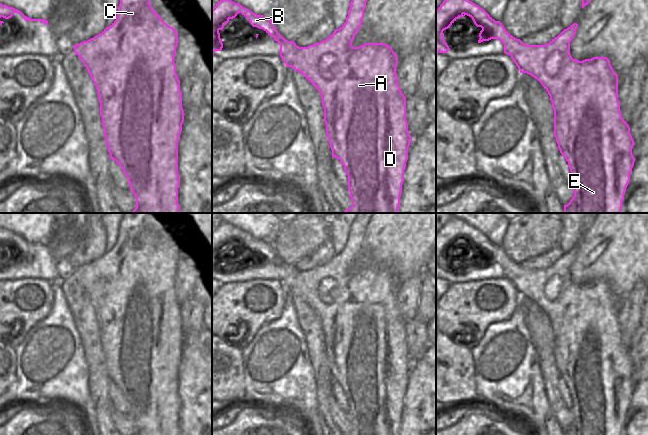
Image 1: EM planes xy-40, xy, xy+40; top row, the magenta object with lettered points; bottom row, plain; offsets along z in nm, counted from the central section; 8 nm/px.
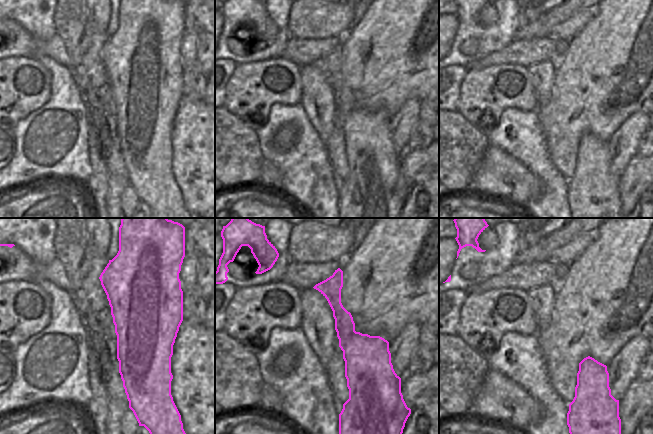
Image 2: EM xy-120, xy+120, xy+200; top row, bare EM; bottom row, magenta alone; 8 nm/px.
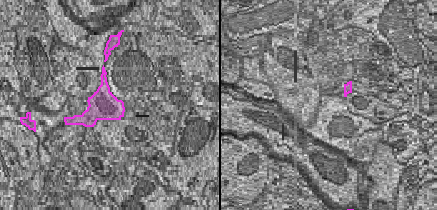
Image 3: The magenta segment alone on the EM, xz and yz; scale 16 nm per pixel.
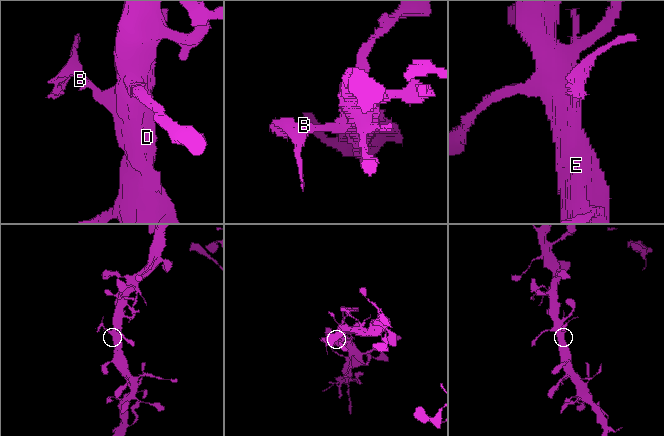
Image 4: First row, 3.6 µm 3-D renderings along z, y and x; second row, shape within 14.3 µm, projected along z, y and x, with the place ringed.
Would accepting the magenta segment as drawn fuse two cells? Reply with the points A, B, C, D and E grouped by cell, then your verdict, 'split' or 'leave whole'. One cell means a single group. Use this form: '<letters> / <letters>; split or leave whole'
A C D E / B; split

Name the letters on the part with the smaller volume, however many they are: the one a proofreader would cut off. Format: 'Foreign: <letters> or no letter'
Foreign: B

